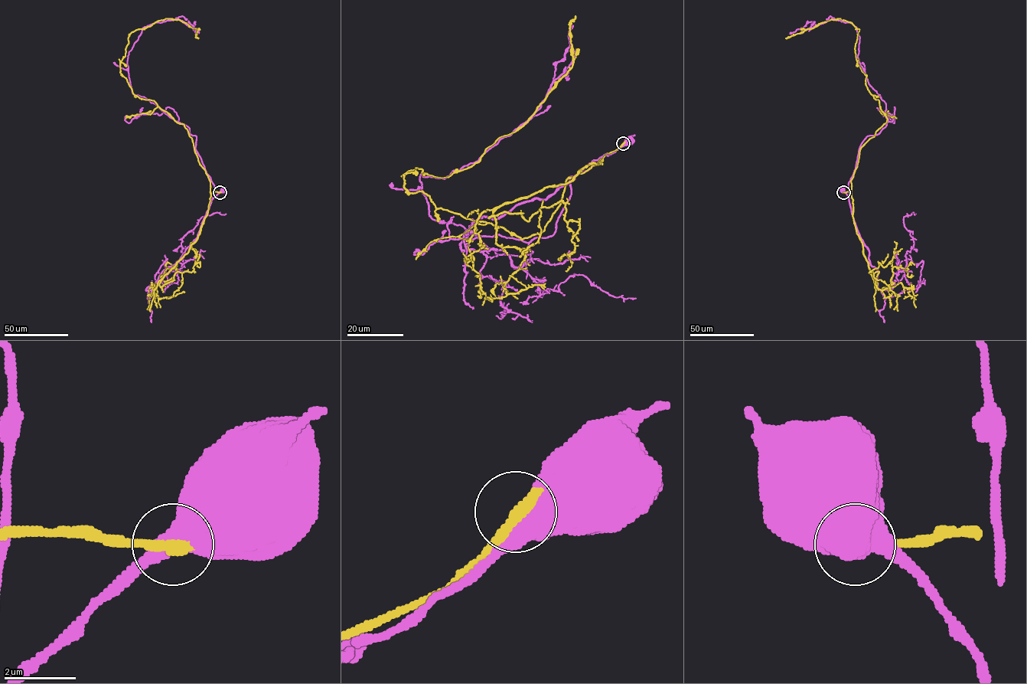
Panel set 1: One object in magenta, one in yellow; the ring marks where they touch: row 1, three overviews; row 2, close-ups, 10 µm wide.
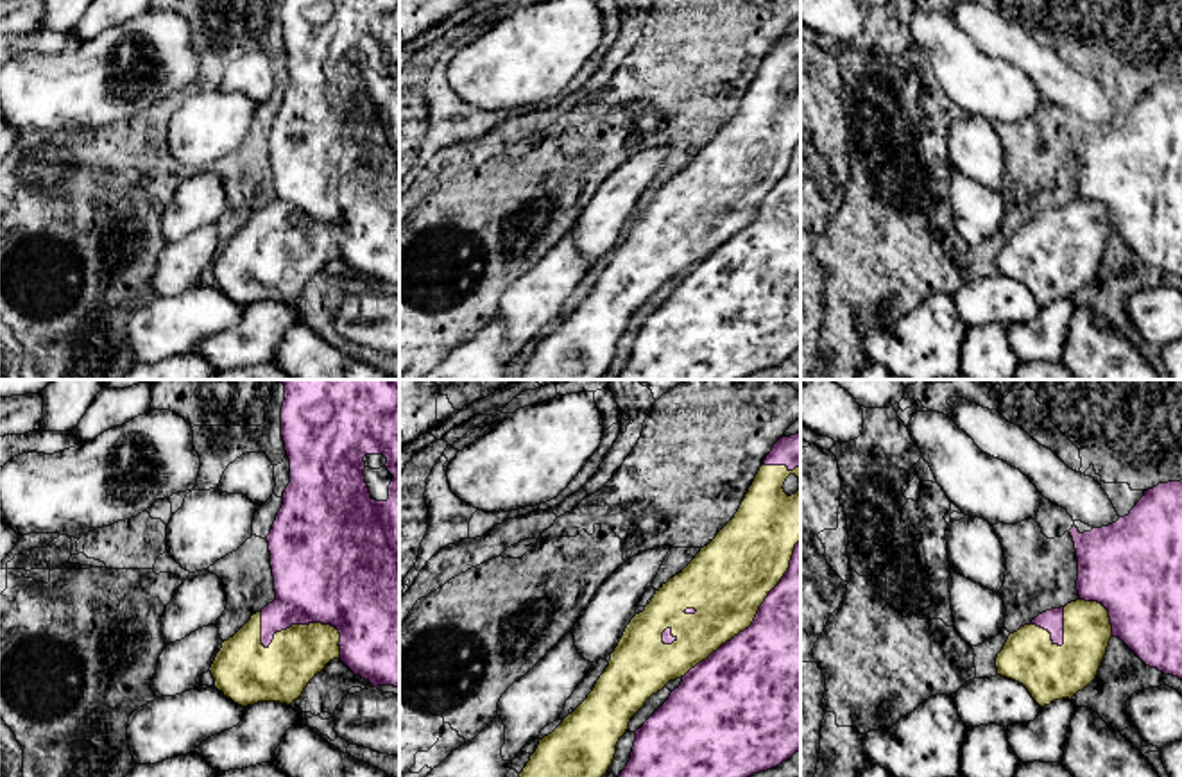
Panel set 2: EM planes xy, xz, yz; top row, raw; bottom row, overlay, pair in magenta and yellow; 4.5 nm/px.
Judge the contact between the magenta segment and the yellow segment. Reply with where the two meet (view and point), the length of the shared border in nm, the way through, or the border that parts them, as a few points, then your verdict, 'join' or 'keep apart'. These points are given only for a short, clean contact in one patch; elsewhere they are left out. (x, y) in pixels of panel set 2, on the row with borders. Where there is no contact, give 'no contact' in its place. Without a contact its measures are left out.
contact xz (756, 616); length 800 nm; keep apart

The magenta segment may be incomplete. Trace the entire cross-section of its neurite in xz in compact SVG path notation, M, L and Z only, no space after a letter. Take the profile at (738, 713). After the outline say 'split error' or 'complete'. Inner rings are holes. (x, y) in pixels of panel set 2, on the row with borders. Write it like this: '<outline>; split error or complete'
M801 541L795 544L790 568L768 593L749 628L722 645L706 661L691 668L668 700L636 730L636 741L625 770L618 777L750 777L772 770L801 750Z; complete

